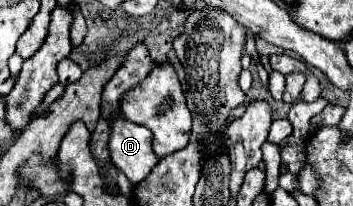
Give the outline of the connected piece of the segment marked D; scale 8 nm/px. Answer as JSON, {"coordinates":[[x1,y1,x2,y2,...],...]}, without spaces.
{"coordinates":[[115,117,109,121,109,157,111,163,125,173,125,177,137,185,143,181,153,165,157,165,157,157,151,151,153,133,137,123,129,123,127,119]]}

